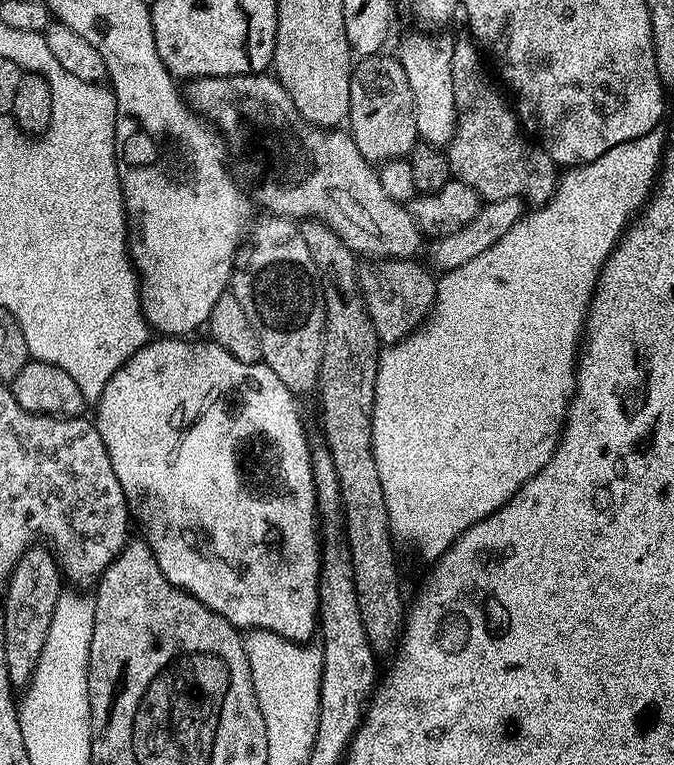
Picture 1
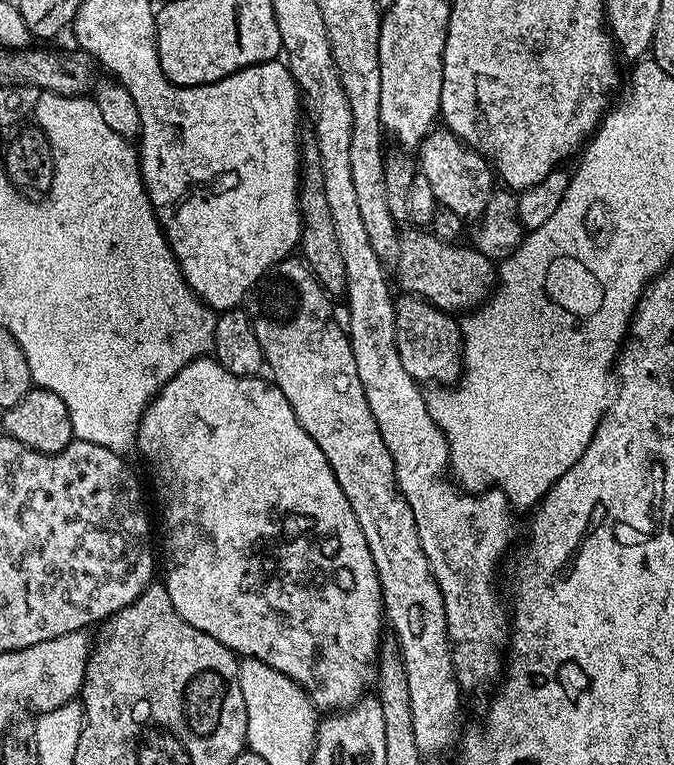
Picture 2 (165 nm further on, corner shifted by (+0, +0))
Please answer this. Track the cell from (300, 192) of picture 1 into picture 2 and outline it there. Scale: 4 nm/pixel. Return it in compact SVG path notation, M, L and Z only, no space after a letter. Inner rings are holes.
M412 230L416 232L404 232L400 237L400 256L396 259L394 271L400 278L400 284L405 293L420 296L426 302L430 302L436 308L449 314L464 314L484 303L493 291L498 280L498 268L491 260L487 260L474 246L463 248L463 243L447 244L439 240L428 230Z

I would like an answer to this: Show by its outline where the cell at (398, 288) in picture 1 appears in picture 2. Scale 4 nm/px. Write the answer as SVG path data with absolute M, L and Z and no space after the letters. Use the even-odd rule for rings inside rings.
M404 294L395 301L396 345L406 374L424 386L452 386L462 375L462 324L420 296Z

